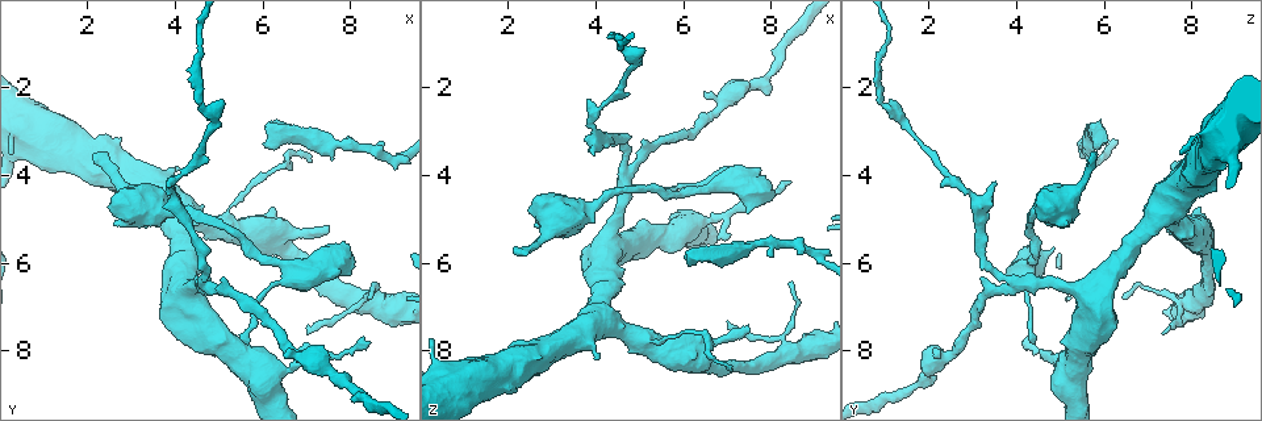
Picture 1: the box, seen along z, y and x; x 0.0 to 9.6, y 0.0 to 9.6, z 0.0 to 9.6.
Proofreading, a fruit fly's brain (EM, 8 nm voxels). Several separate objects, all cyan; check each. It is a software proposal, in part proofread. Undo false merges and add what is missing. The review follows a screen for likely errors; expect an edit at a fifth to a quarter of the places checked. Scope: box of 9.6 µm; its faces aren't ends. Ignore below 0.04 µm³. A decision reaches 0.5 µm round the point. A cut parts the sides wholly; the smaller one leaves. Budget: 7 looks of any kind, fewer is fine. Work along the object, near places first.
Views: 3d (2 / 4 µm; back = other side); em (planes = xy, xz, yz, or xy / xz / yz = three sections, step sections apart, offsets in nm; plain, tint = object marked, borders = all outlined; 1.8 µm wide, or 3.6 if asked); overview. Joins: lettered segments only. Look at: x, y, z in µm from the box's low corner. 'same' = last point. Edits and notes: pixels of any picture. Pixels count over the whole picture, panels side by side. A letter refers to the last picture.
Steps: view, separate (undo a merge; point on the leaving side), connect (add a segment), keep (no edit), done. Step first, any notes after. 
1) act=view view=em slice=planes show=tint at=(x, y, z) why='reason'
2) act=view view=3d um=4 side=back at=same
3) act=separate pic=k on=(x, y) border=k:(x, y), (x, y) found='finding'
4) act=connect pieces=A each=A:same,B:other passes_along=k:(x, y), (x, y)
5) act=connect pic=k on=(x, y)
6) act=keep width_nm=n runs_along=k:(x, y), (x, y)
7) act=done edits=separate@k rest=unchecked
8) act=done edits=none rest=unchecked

act=view view=3d um=4 at=(4.05, 5.00, 7.10) why='calibre changes'

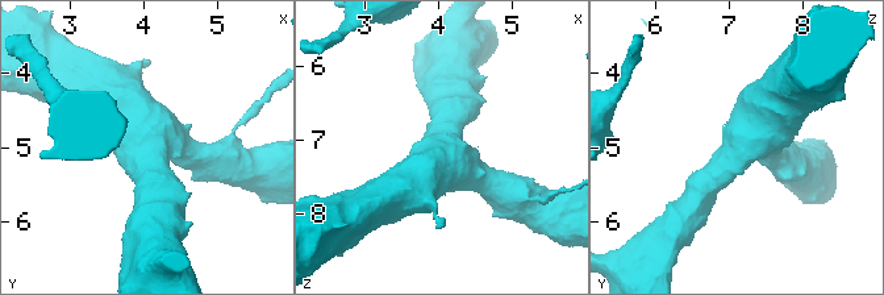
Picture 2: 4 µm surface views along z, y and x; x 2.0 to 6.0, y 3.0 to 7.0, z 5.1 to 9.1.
act=view view=em slice=planes show=tint at=(4.00, 5.05, 7.05) why='now the EM'

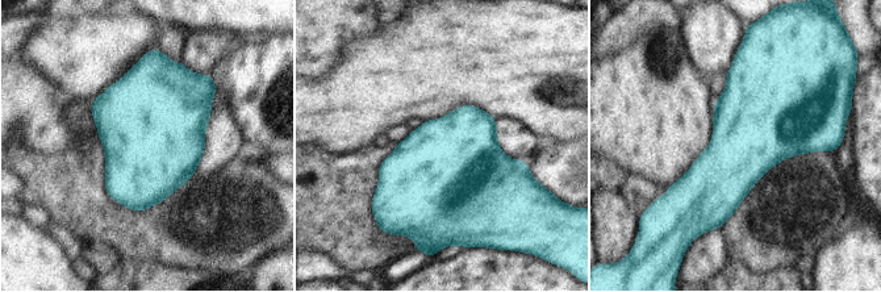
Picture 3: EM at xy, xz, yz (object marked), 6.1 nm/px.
act=view view=em slice=planes show=borders at=same

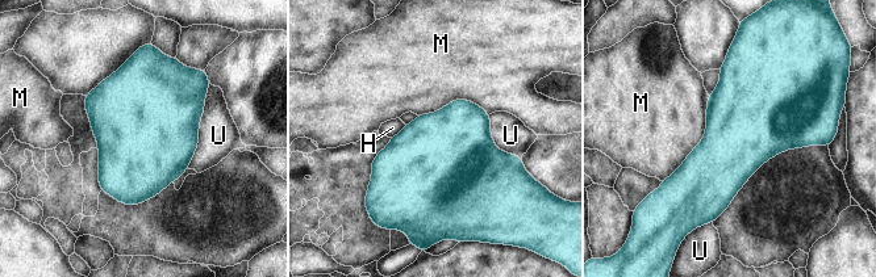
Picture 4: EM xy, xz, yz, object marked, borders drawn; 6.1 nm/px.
act=keep longest_contact=M:600nm each=H:other,M:other,U:other found='all the same neuron'

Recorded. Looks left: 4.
act=view view=em slice=xy step=8 show=plain at=(3.95, 4.10, 3.55) why='an open end'

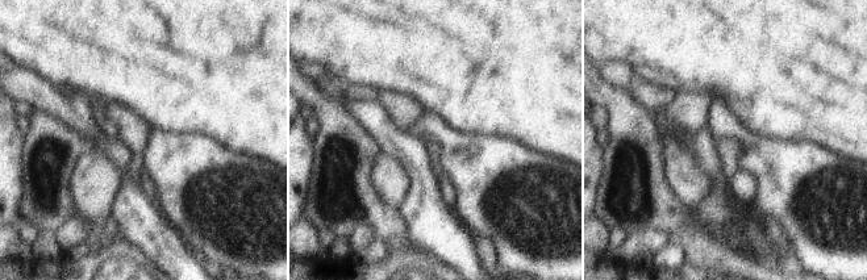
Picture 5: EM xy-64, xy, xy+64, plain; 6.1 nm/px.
act=view view=em slice=xy step=8 show=borders at=same

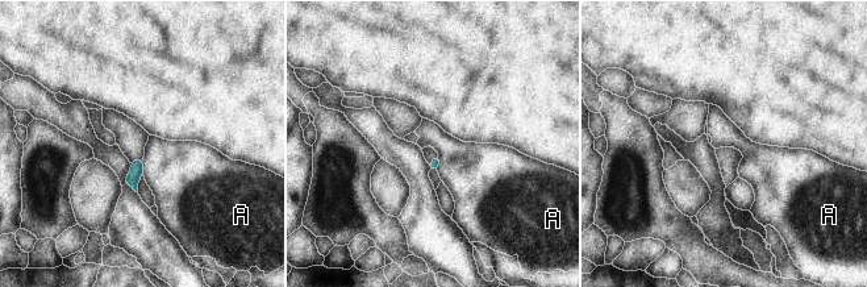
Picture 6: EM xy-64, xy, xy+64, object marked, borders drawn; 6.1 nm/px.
act=keep each=A:other found='none of them fits'

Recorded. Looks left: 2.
act=view view=em slice=yz step=16 show=borders at=(2.20, 3.55, 5.80) why='branch stops here'

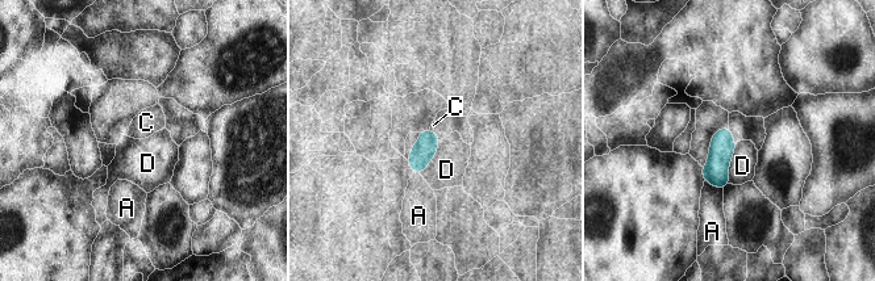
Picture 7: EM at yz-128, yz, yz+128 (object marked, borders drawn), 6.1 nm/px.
act=view view=em slice=planes show=borders at=same

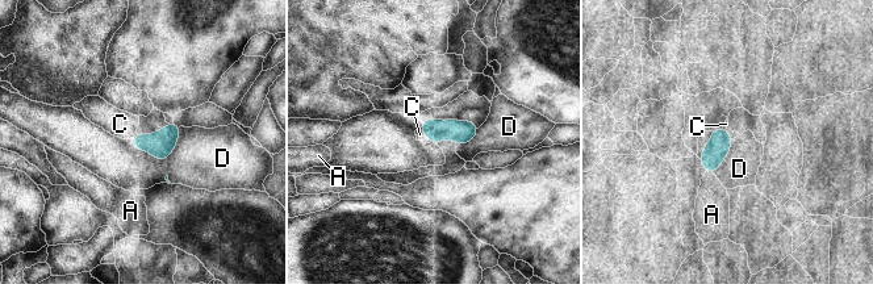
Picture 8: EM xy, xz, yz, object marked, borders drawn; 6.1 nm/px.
act=connect pieces=C longest_contact=D:320nm each=A:other,C:same,D:other found='the neuron continues'

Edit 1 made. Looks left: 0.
act=done edits=connect@8 rest=unchecked

